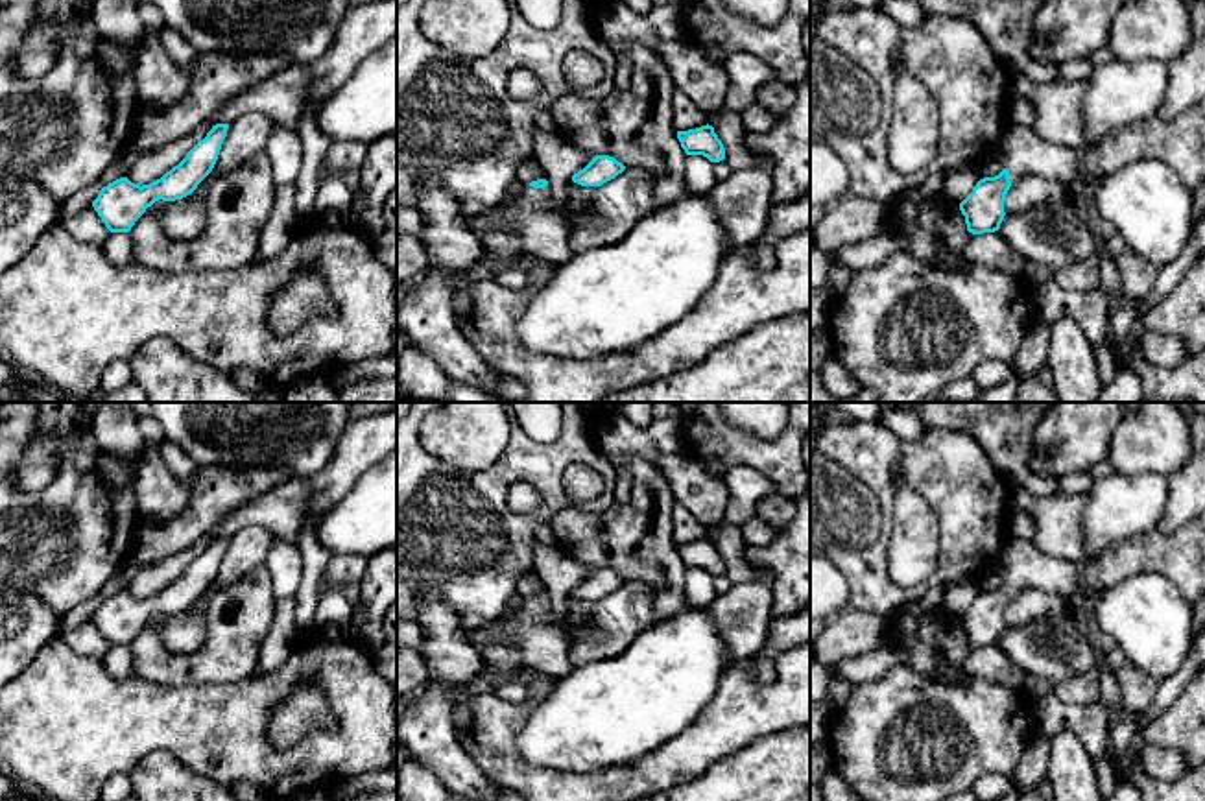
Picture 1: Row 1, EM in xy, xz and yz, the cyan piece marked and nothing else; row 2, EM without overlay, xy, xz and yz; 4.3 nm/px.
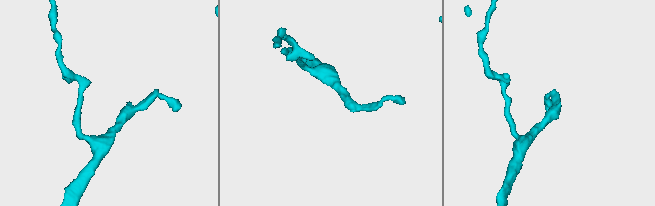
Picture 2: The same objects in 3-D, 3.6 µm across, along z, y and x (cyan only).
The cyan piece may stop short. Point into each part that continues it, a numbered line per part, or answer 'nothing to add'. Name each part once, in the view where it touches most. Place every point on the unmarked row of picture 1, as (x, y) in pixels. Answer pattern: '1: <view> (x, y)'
1: xz (539, 637)

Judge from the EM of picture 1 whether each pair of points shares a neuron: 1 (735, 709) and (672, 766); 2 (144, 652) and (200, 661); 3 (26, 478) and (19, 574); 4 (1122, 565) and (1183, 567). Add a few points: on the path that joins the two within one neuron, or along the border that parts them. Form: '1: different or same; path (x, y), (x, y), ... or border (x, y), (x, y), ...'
1: same; path (720, 724), (687, 757)
2: same; path (157, 663), (187, 663)
3: different; border (58, 460), (58, 471), (48, 484), (19, 490)
4: same; path (1137, 560), (1169, 560)

